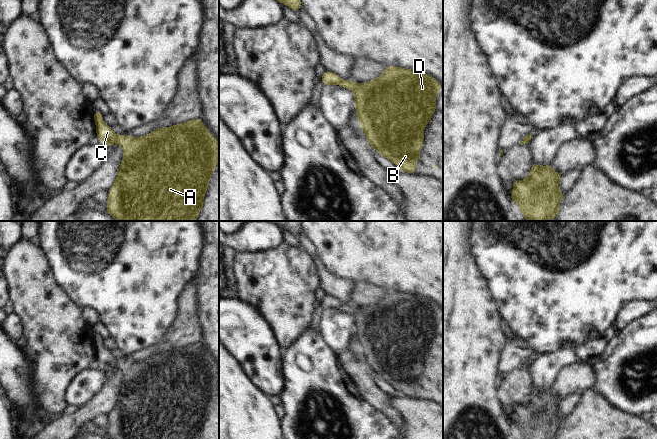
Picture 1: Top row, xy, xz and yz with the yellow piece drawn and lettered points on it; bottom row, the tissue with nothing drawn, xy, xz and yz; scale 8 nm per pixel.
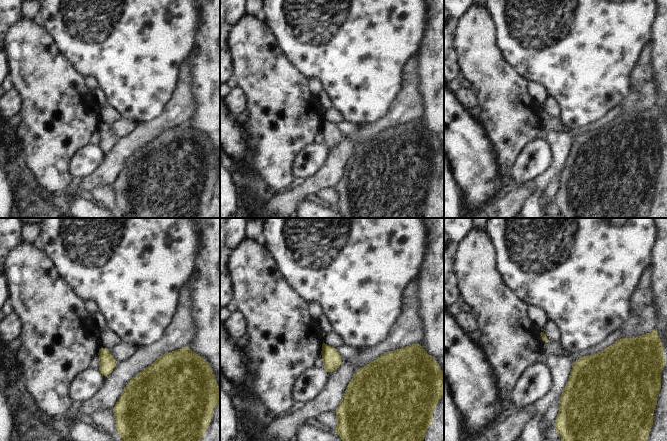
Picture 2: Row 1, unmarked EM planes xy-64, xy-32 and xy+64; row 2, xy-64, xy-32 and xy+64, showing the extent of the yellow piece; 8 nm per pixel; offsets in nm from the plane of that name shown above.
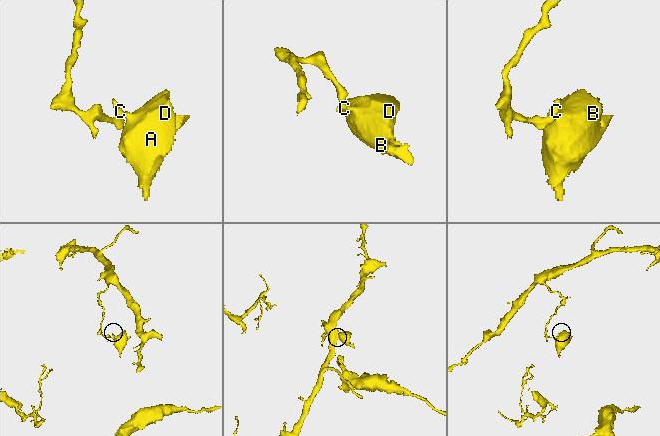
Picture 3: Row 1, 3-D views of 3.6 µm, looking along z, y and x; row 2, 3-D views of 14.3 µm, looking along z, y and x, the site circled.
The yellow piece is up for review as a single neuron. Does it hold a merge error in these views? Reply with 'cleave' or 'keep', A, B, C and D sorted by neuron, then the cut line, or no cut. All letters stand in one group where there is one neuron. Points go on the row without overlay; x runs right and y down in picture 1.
cleave; groups A B D / C; cut xy (115, 360), (117, 366)

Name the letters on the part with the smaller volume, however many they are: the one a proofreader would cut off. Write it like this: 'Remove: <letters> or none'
Remove: A, B, D

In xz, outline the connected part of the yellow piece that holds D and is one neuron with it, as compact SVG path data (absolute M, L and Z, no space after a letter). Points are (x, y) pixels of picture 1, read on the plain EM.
M386 290L378 302L361 309L352 304L339 309L353 314L356 339L370 370L399 394L416 398L416 386L424 369L423 354L436 336L436 318L443 310L426 297L397 290Z

